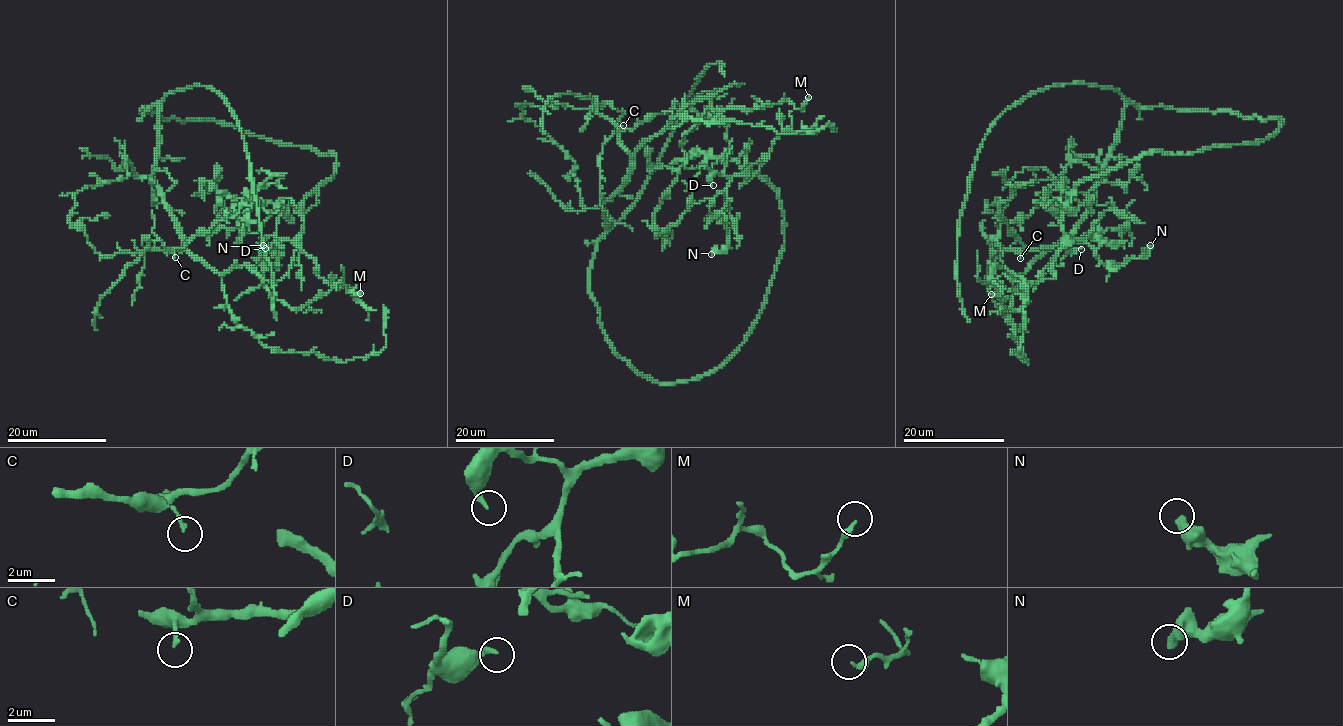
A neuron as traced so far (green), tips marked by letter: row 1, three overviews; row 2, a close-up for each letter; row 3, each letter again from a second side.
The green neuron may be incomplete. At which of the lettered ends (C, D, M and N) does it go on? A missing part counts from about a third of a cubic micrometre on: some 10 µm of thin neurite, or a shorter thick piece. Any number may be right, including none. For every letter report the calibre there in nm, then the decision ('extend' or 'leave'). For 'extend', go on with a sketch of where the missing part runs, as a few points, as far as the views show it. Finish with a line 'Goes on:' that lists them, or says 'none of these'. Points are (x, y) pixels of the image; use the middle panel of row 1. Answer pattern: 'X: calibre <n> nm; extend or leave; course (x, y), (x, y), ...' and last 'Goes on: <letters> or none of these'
C: calibre 160 nm; leave
D: calibre 220 nm; leave
M: calibre 260 nm; leave
N: calibre 480 nm; leave
Goes on: none of these

